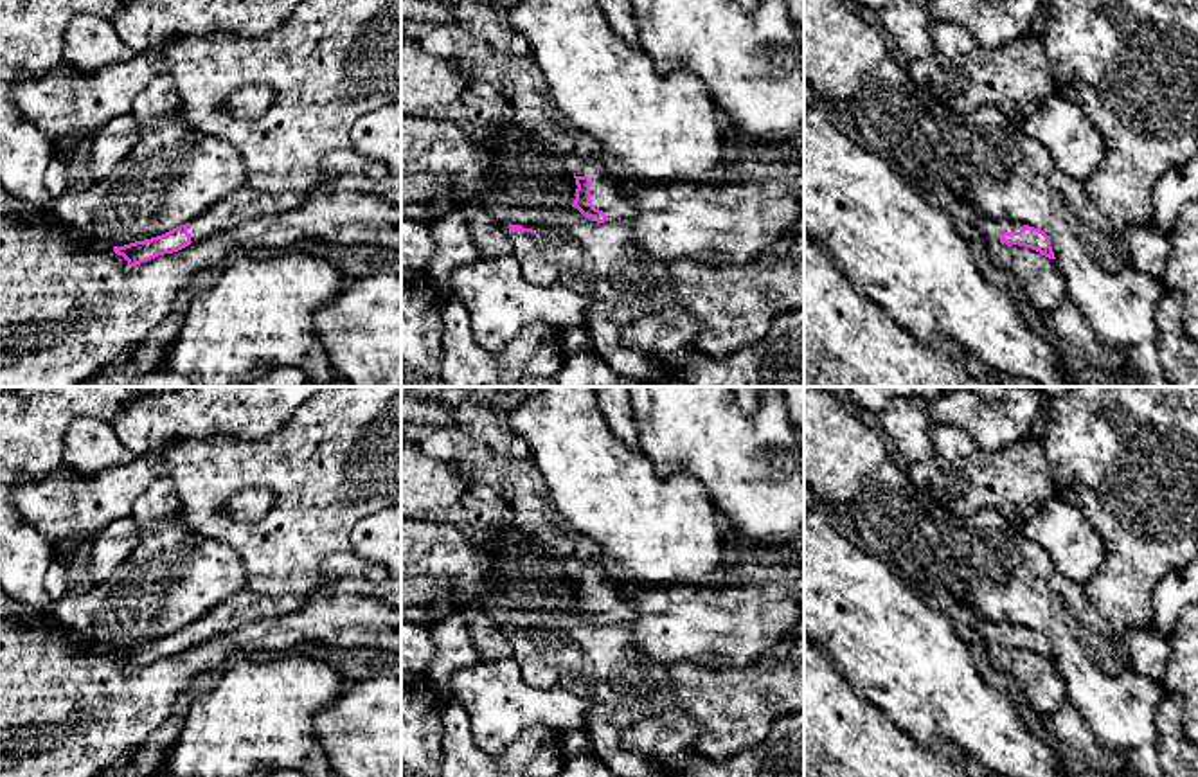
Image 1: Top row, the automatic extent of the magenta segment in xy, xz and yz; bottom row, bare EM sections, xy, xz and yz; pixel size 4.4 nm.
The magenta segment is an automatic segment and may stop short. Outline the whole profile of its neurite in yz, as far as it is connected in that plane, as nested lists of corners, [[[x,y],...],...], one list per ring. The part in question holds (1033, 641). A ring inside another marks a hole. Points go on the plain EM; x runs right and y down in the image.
[[[1000,622],[998,628],[1000,646],[1033,651],[1049,662],[1056,662],[1049,639],[1043,633],[1011,622]]]

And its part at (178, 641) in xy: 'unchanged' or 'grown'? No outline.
grown

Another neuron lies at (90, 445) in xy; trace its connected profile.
[[[79,417],[70,423],[63,441],[65,466],[92,475],[113,466],[130,464],[135,453],[128,450],[112,423]]]

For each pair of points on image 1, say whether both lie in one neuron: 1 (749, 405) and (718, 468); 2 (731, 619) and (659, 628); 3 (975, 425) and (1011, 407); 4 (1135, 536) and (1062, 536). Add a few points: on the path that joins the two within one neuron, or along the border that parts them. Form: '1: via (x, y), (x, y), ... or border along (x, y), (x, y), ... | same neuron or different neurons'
1: border along (740, 405), (749, 414), (758, 407) | different neurons
2: via (713, 625), (677, 625) | same neuron
3: via (984, 423), (995, 423), (1002, 416) | same neuron
4: border along (1071, 506), (1101, 540), (1103, 565), (1092, 578) | different neurons

